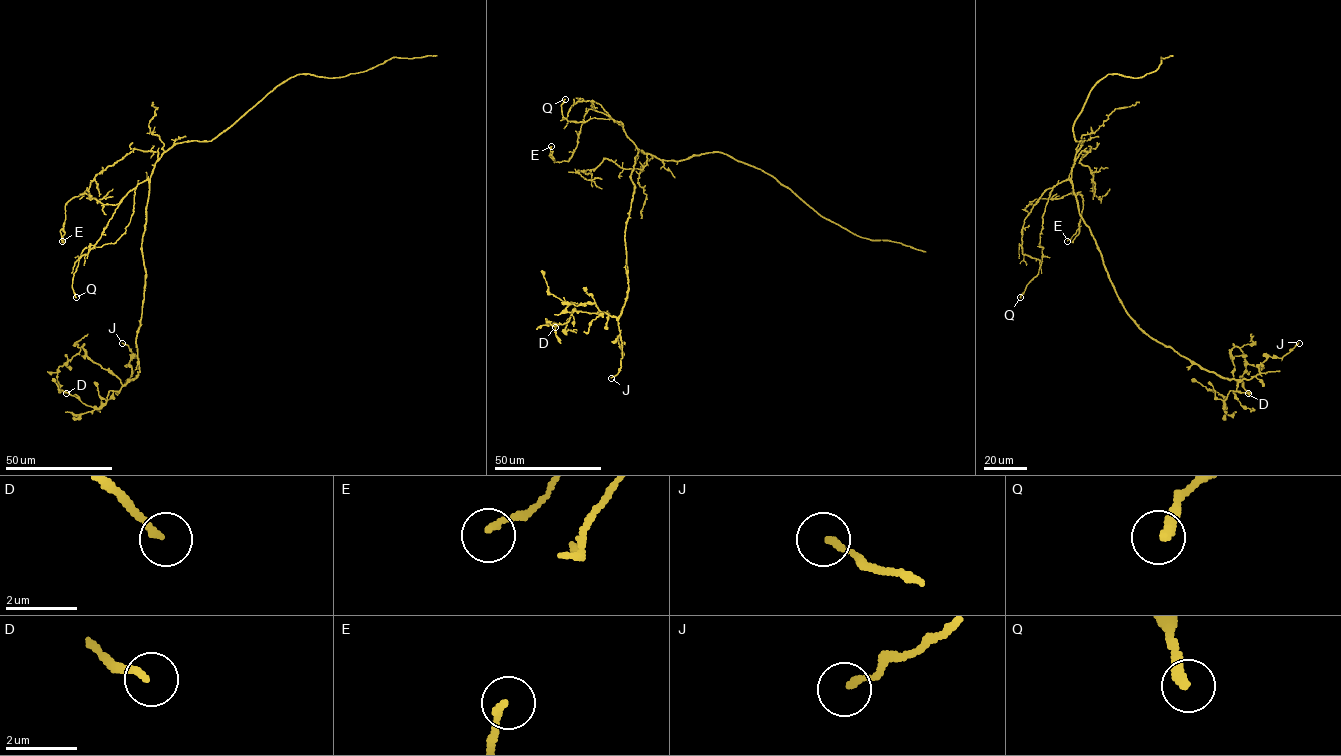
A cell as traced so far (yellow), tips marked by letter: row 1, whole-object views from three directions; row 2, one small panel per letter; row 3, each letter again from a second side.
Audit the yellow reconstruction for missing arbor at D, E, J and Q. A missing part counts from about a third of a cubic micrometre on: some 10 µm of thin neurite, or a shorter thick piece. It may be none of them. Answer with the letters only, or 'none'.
none

